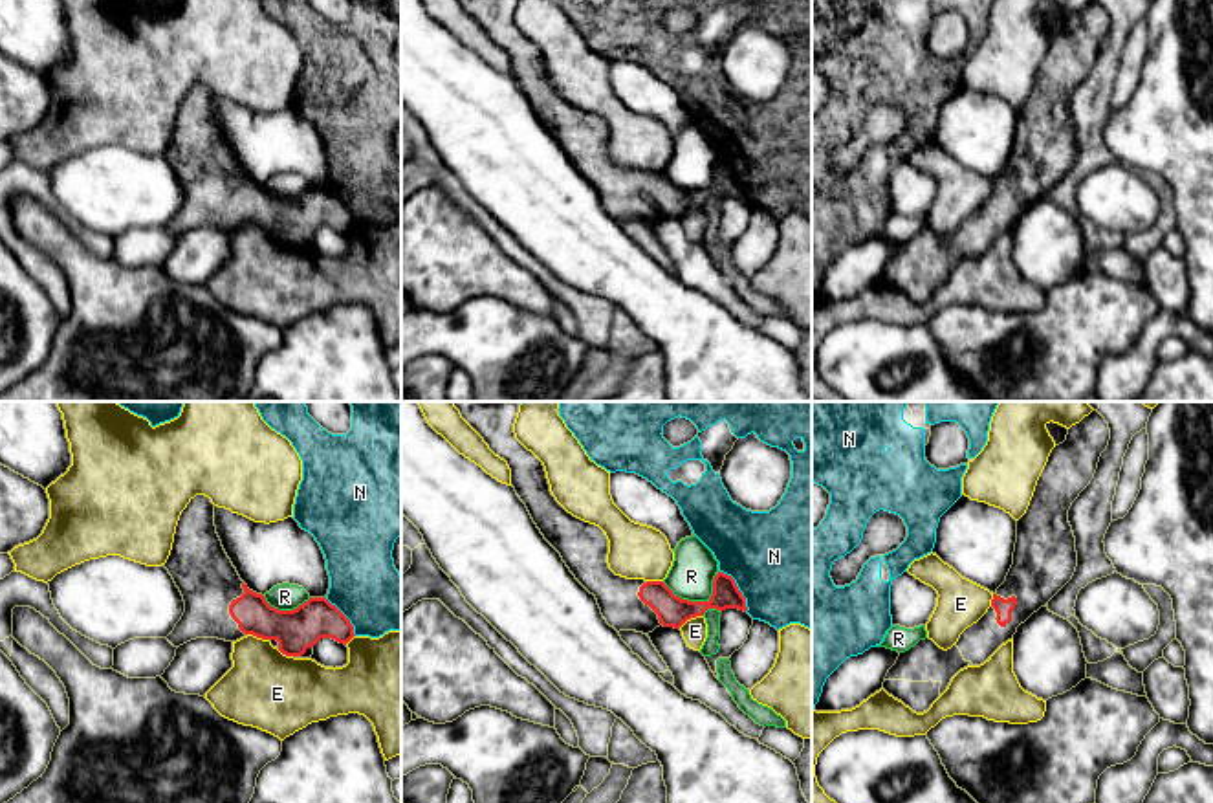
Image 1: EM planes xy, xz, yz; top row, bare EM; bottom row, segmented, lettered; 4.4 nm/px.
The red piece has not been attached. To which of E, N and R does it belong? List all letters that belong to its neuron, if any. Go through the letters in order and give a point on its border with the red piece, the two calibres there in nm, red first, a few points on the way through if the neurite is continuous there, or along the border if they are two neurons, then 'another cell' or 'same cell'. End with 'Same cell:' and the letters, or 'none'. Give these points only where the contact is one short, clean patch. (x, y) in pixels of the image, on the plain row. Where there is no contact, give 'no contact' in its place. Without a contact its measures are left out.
E: meets red in xz at (689, 208); 140 nm thick on the red side, 110 nm on the other; another cell
N: meets red in xz at (737, 178); 120 nm thick on the red side, 480 nm on the other; border along xz (721, 160), (733, 169), (744, 187), (746, 200); another cell
R: meets red in xz at (697, 191); 140 nm thick on the red side, 190 nm on the other; border along xz (717, 164), (711, 184), (706, 189), (682, 189), (662, 171); another cell
Same cell: none

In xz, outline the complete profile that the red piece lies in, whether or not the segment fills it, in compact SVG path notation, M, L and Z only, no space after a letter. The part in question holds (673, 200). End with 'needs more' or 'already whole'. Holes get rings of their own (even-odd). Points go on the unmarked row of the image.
M460 0L489 38L511 59L511 75L526 94L544 128L561 143L575 169L596 185L603 207L619 220L649 224L656 216L680 218L707 198L748 200L735 169L718 161L707 191L689 191L672 183L663 170L627 169L606 152L605 121L568 103L552 84L542 51L513 22L519 0Z | needs more

